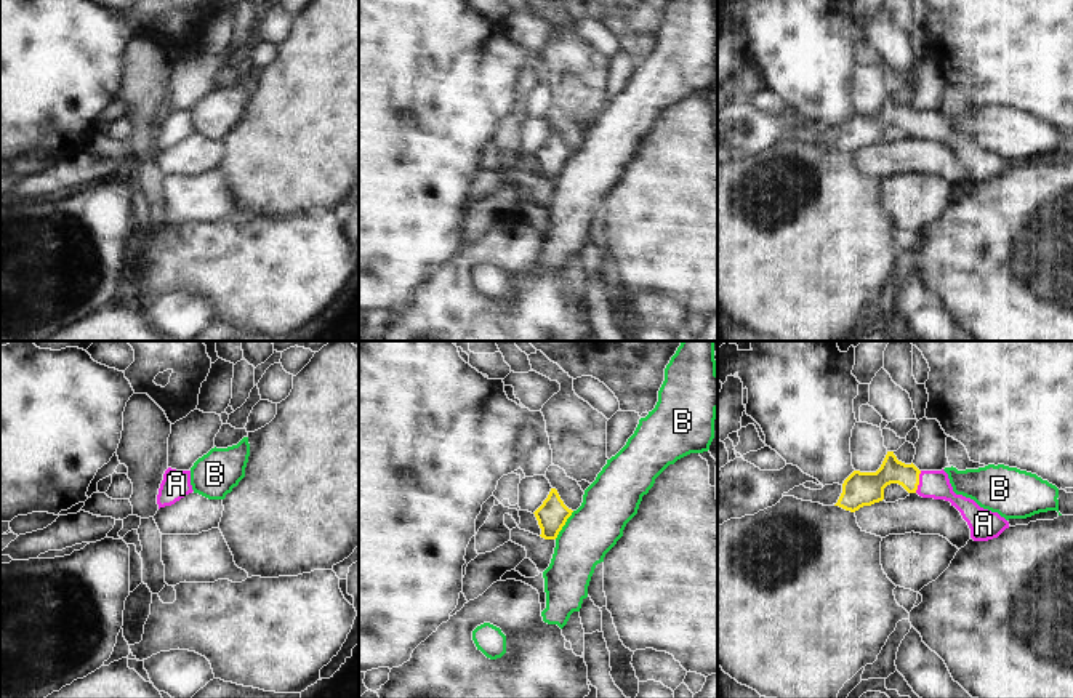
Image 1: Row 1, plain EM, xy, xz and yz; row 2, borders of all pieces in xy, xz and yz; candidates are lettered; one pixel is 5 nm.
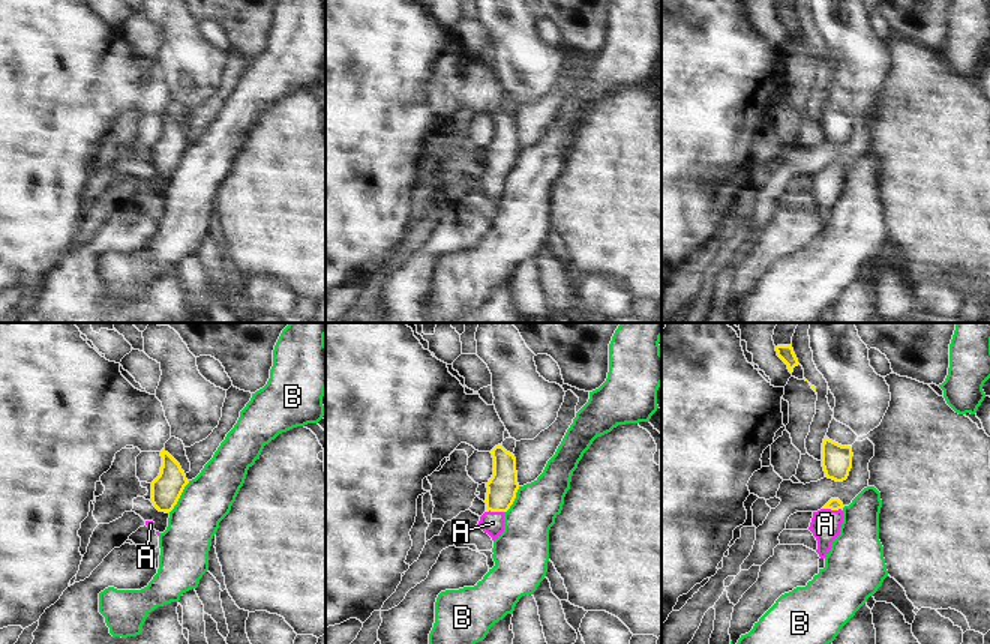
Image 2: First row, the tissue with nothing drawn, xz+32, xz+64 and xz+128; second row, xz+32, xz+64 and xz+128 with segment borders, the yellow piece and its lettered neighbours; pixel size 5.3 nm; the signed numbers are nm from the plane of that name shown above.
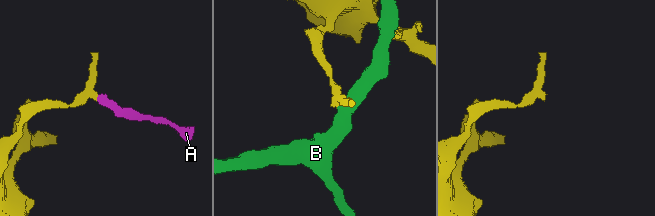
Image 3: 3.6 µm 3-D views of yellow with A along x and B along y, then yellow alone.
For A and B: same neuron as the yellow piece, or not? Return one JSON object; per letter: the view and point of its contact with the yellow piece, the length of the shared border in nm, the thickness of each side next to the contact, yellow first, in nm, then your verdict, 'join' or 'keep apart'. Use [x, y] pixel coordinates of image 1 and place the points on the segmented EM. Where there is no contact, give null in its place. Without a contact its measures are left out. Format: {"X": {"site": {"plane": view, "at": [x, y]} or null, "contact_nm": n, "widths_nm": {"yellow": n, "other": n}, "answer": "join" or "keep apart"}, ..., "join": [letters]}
{"A": {"site": {"plane": "yz", "at": [918, 482]}, "contact_nm": 120, "widths_nm": {"yellow": 160, "other": 140}, "answer": "join"}, "B": {"site": {"plane": "xz", "at": [564, 524]}, "contact_nm": 170, "widths_nm": {"yellow": 150, "other": 280}, "answer": "keep apart"}, "join": ["A"]}

